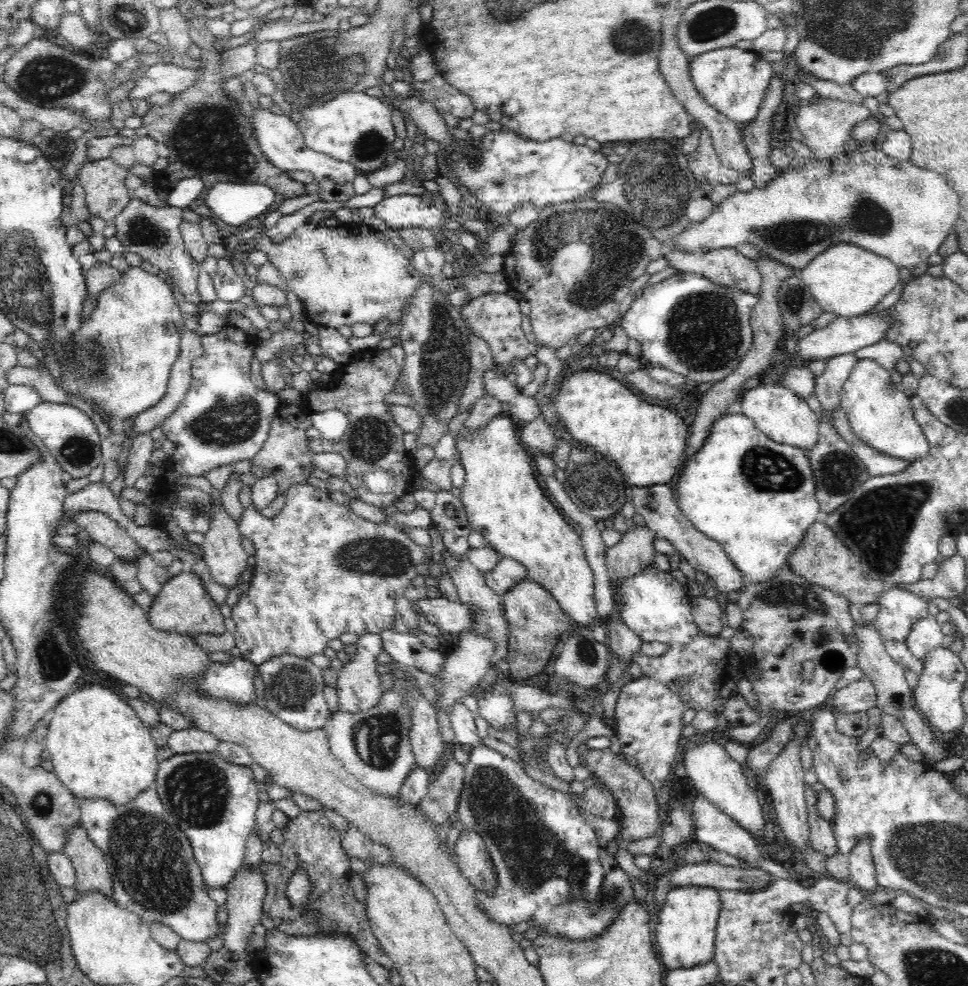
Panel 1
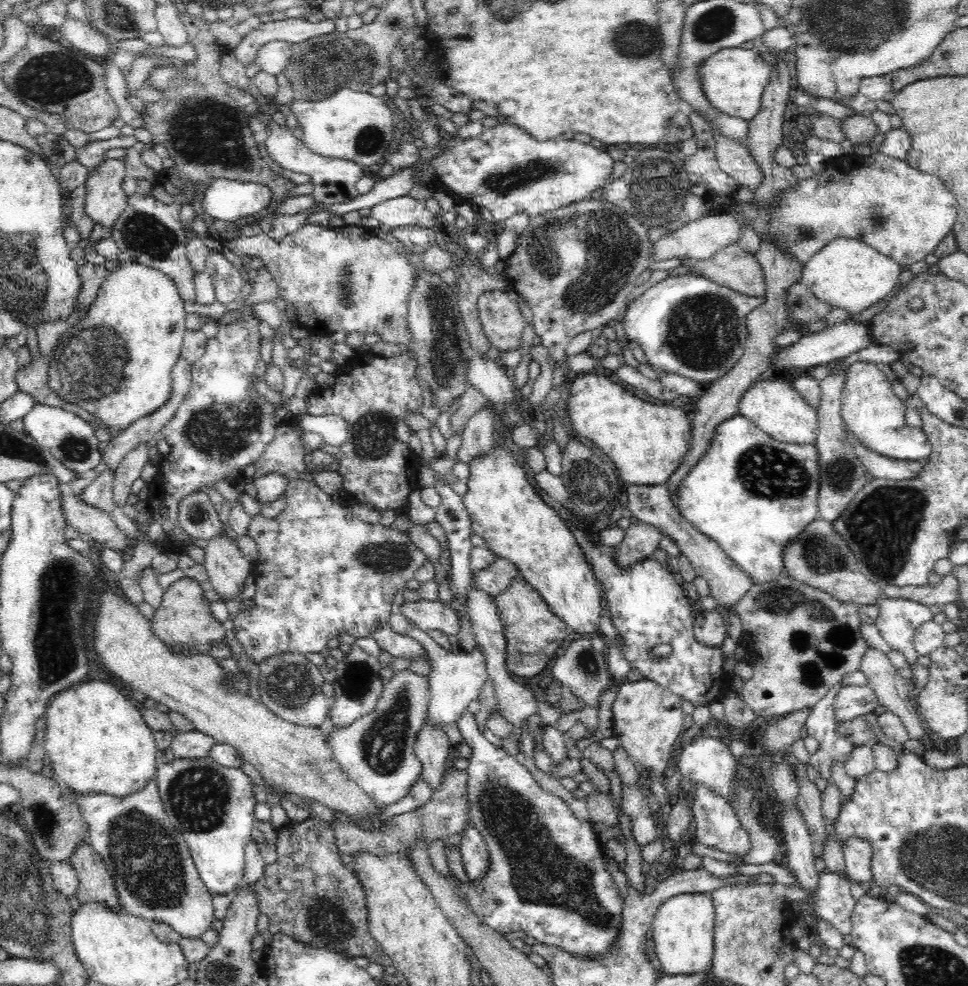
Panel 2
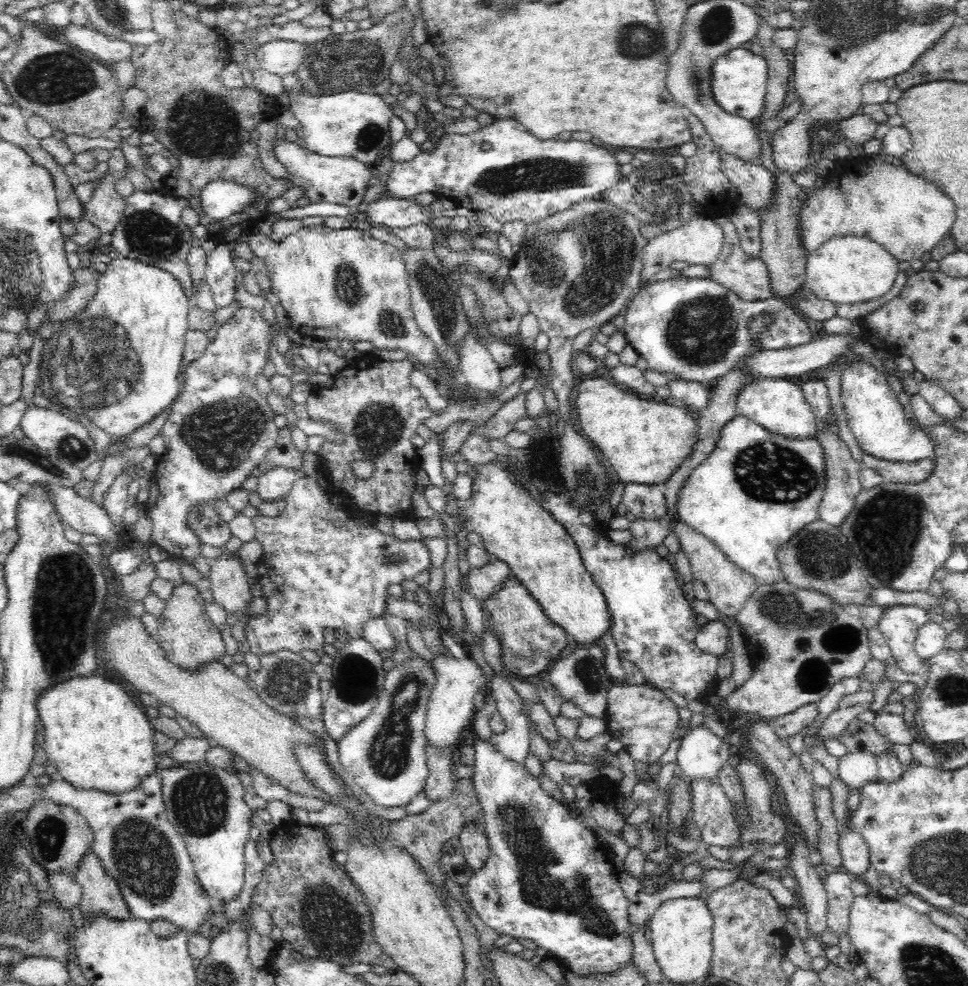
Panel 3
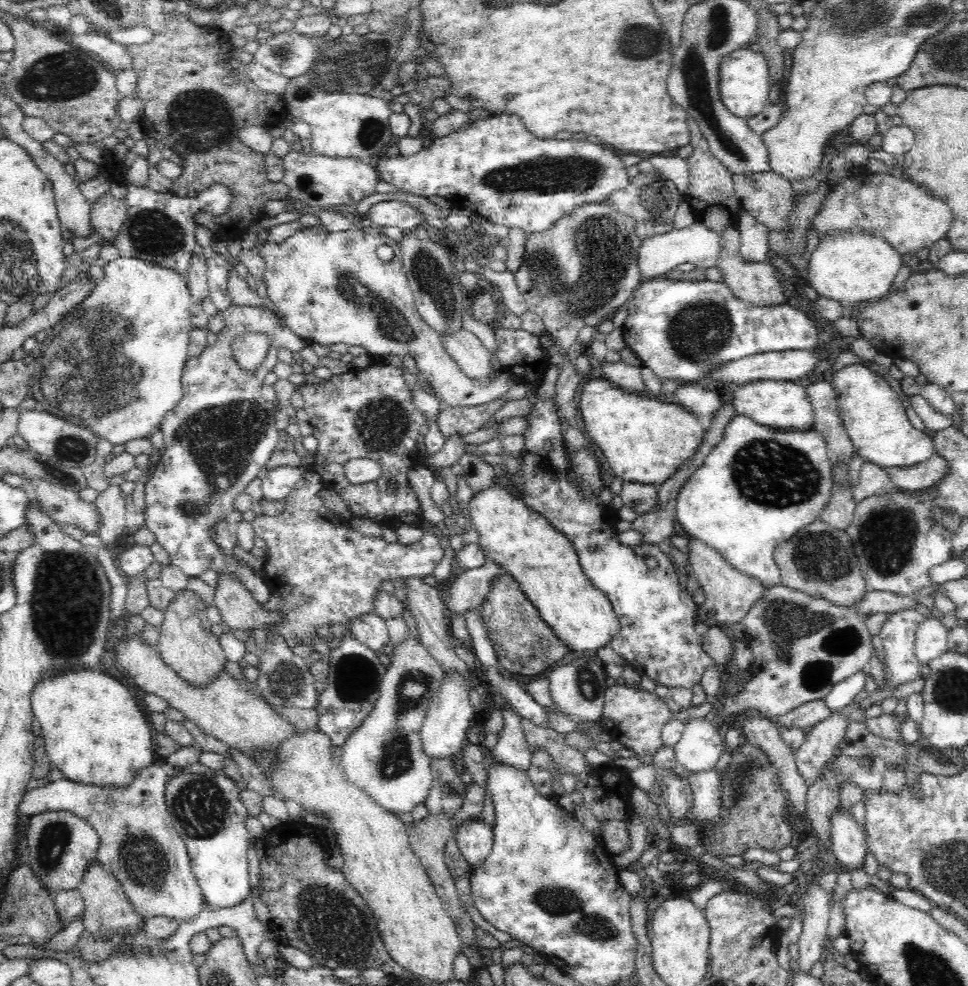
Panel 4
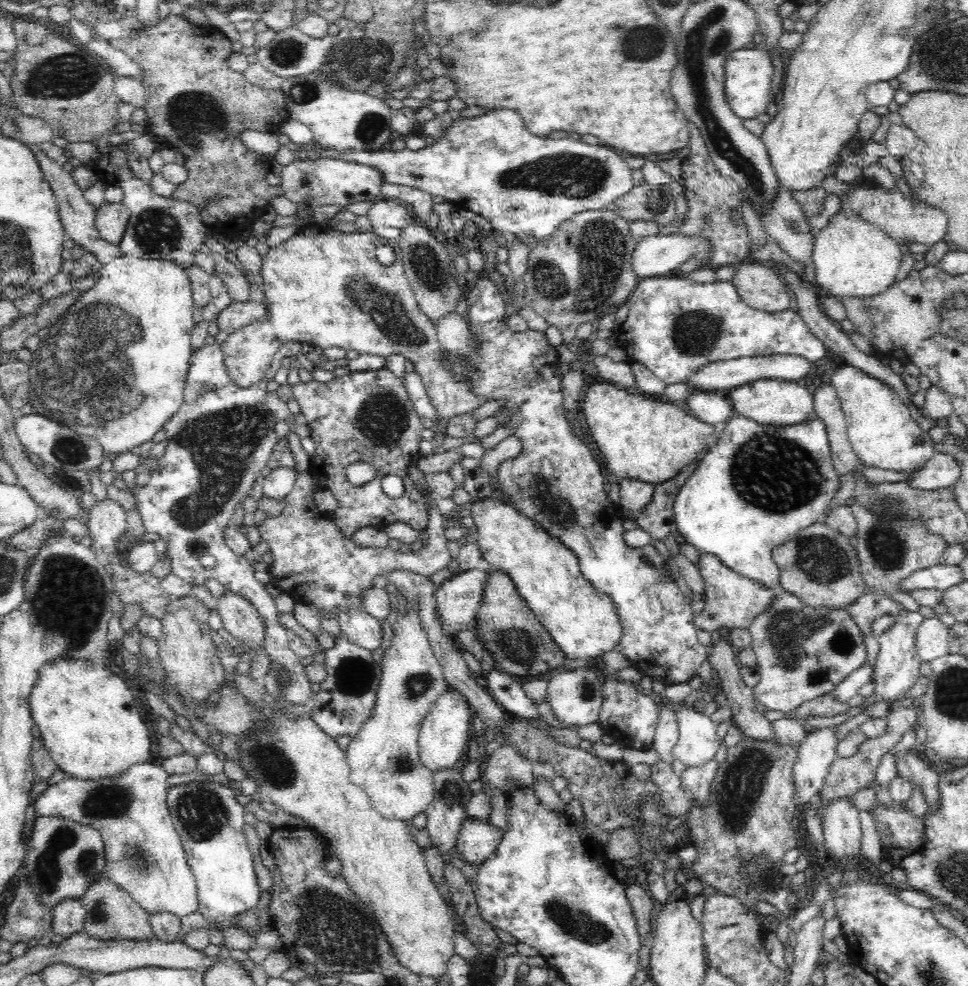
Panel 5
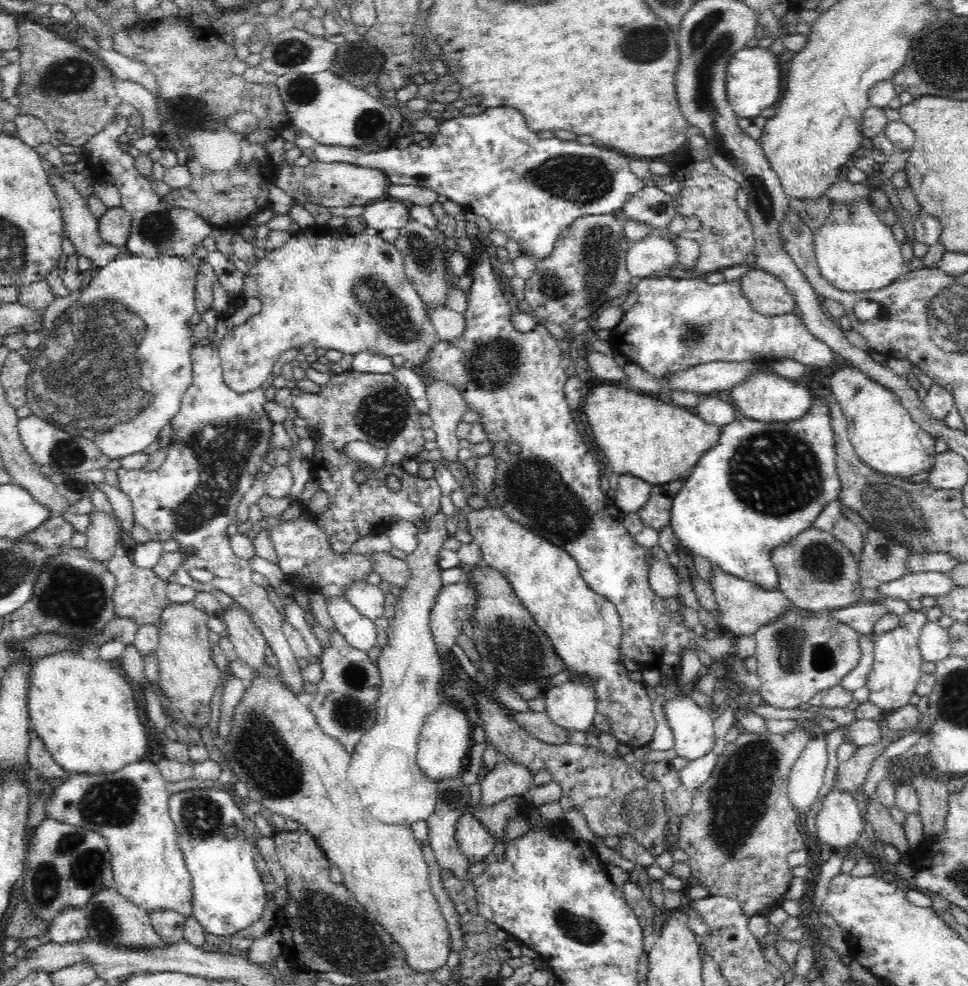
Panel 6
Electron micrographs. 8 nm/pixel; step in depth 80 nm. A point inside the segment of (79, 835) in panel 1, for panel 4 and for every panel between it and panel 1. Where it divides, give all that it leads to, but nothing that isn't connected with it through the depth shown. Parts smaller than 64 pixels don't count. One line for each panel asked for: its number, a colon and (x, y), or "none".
2: (96, 886)
3: (101, 896)
4: (108, 914)

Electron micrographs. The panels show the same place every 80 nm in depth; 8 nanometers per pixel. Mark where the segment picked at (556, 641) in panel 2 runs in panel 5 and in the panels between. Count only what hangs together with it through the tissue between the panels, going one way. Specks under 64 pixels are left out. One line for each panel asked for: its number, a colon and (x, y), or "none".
3: (530, 642)
4: (524, 644)
5: (516, 642)

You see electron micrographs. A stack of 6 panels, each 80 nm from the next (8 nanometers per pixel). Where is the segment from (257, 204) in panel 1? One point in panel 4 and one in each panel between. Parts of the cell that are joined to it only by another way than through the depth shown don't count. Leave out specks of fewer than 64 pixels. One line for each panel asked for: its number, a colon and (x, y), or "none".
2: (228, 202)
3: (219, 199)
4: (159, 228)

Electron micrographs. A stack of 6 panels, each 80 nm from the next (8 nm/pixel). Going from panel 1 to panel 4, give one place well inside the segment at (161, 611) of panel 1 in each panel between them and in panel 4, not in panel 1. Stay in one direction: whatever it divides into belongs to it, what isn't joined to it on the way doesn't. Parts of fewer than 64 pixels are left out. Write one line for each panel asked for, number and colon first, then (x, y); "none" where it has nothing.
2: (184, 623)
3: (188, 638)
4: (186, 643)

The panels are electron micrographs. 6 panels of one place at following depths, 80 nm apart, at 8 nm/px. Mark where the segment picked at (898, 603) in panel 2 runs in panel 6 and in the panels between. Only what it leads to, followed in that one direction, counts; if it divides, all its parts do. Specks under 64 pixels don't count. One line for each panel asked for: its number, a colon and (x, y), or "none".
3: (900, 624)
4: (902, 665)
5: (898, 667)
6: (895, 671)

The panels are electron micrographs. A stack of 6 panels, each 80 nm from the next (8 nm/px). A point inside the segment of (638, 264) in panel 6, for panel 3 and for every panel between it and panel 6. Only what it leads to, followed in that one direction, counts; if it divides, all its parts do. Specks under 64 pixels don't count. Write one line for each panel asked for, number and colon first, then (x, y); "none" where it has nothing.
3: (699, 241)
4: (701, 246)
5: (660, 255)

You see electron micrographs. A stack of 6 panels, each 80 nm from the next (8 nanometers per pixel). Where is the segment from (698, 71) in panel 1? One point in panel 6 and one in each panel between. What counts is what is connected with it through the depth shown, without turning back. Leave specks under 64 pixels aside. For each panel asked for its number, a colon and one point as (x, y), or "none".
2: (734, 80)
3: (739, 78)
4: (745, 81)
5: (748, 71)
6: (753, 79)

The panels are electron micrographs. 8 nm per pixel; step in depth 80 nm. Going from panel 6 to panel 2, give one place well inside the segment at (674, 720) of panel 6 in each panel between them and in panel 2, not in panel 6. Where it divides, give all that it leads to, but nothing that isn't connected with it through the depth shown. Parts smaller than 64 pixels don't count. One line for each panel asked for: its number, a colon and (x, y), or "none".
2: (708, 761)
3: (702, 755)
4: (700, 747)
5: (698, 743)

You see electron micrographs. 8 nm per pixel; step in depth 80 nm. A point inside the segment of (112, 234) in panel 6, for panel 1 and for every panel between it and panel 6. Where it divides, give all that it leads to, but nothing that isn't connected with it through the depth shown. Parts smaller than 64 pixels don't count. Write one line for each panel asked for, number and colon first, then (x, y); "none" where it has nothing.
1: (104, 181)
2: (105, 201)
3: (105, 209)
4: (107, 214)
5: (111, 219)

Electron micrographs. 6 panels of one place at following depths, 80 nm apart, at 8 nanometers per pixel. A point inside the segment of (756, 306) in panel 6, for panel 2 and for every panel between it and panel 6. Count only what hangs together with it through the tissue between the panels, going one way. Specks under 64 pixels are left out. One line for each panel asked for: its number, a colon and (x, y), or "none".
2: (731, 266)
3: (747, 276)
4: (757, 283)
5: (758, 285)

